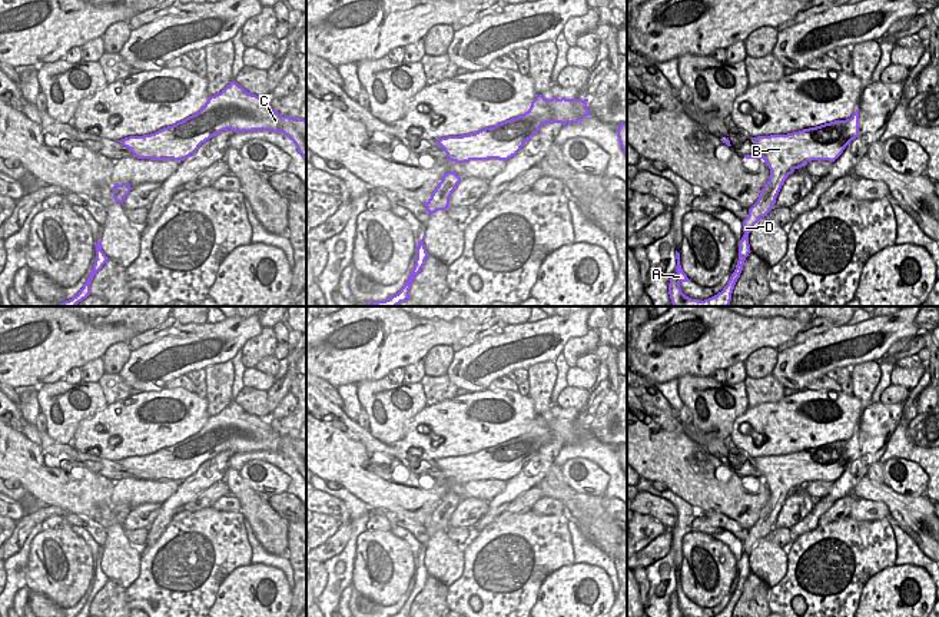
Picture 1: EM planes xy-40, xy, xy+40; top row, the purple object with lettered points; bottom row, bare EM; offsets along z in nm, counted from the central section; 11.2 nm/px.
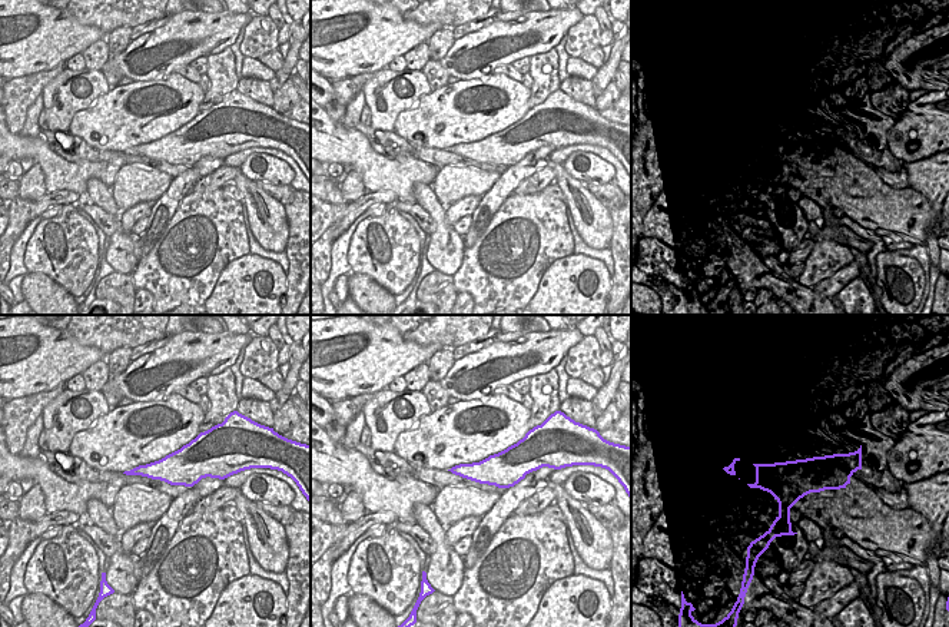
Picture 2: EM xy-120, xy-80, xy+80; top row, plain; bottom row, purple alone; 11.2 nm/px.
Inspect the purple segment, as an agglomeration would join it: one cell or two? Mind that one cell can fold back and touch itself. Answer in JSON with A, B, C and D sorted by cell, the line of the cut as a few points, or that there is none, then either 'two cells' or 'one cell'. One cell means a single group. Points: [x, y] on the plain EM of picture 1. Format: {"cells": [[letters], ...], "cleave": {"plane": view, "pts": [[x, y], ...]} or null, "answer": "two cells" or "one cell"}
{"cells": [["A", "D"], ["B", "C"]], "cleave": {"plane": "xy+40", "pts": [[770, 493], [777, 501], [783, 503]]}, "answer": "two cells"}

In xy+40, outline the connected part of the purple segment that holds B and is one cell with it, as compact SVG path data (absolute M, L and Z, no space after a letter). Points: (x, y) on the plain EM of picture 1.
M859 428L846 441L835 441L816 448L803 450L787 455L770 455L751 458L760 472L759 478L744 475L746 480L763 480L773 500L784 502L789 495L812 481L835 482L845 468L859 457Z

